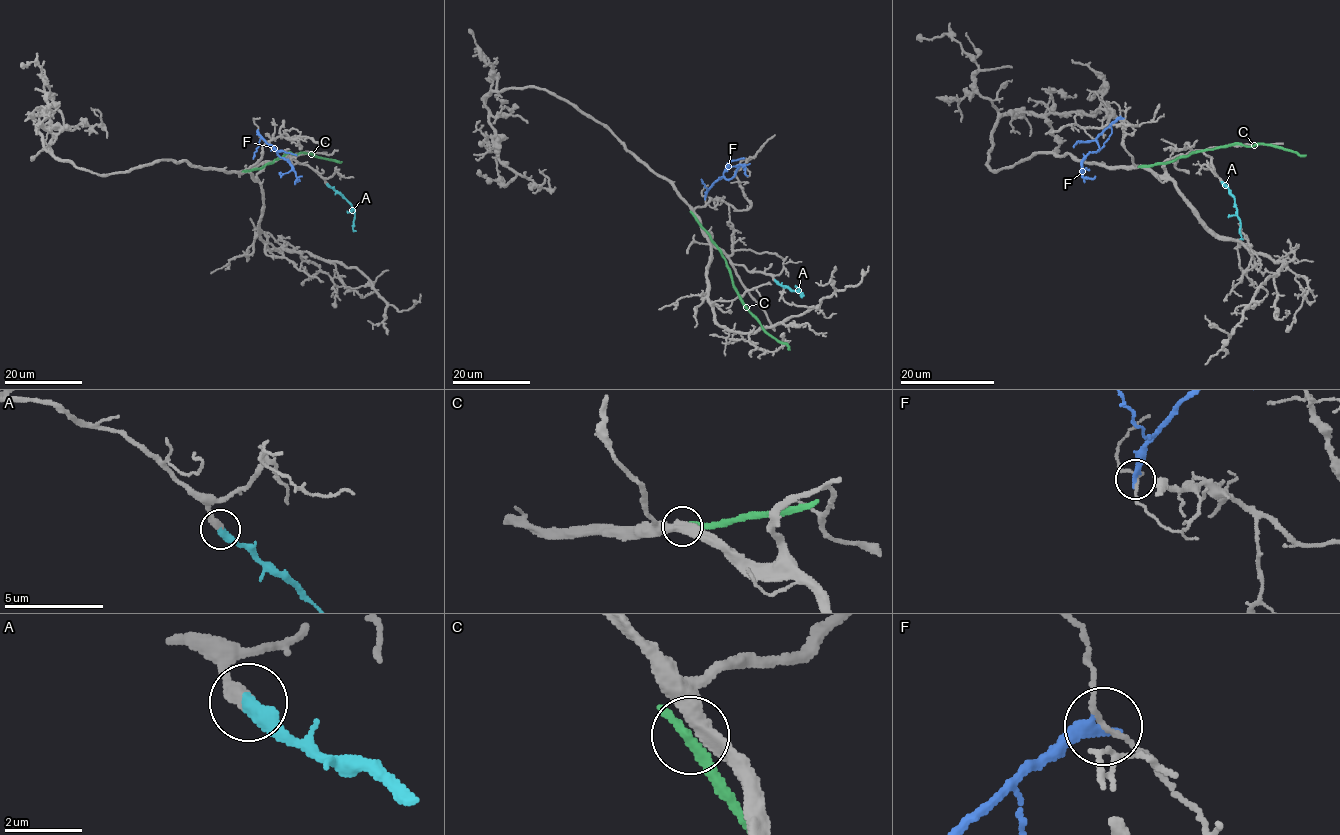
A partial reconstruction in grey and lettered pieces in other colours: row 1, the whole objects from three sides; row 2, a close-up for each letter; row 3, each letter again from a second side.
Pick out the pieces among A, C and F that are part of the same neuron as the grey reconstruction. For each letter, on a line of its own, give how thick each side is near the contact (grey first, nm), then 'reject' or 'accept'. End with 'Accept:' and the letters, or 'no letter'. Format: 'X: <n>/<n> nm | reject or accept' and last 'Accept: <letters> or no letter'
A: 360/440 nm | accept
C: 380/360 nm | reject
F: 110/360 nm | reject
Accept: A

